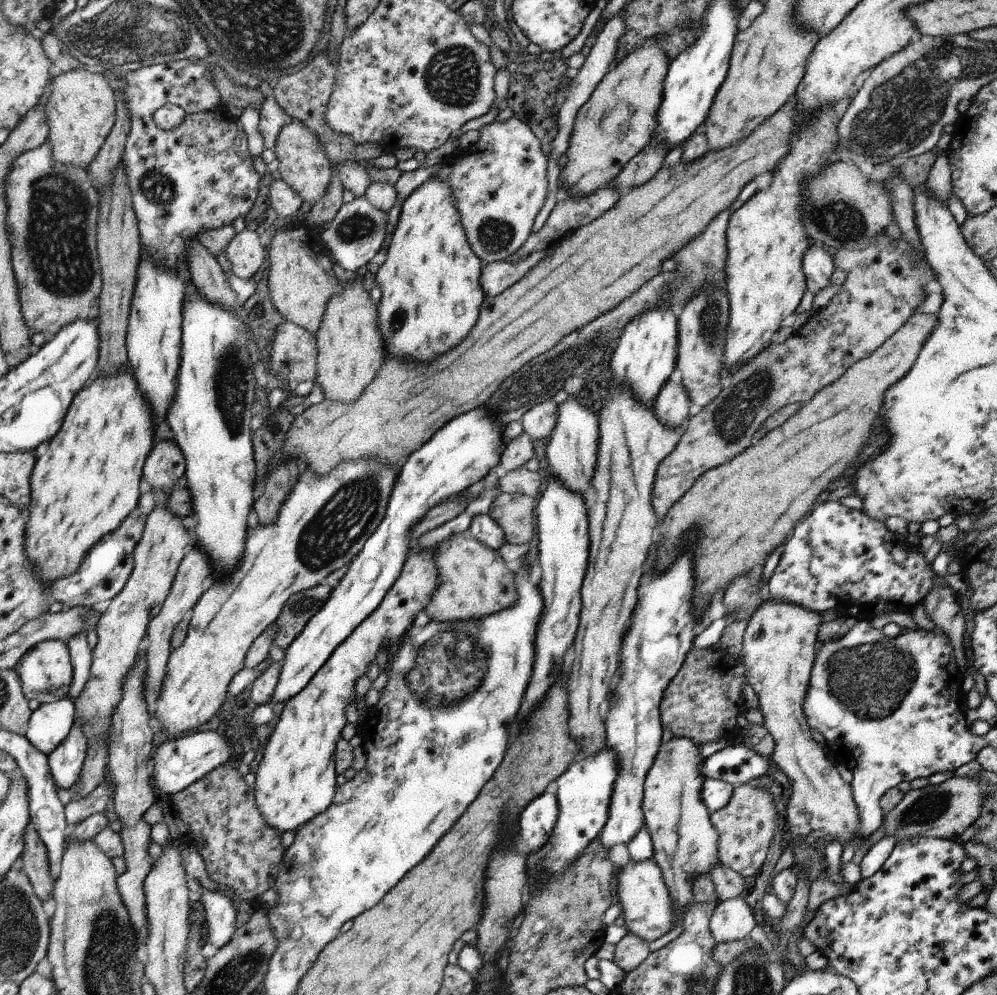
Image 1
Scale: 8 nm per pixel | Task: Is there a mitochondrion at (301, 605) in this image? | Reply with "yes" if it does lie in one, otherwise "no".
yes

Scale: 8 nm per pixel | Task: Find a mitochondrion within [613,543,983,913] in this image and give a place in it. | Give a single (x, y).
(870, 681)

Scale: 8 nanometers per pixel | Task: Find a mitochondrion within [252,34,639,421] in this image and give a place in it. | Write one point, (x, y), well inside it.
(452, 77)

